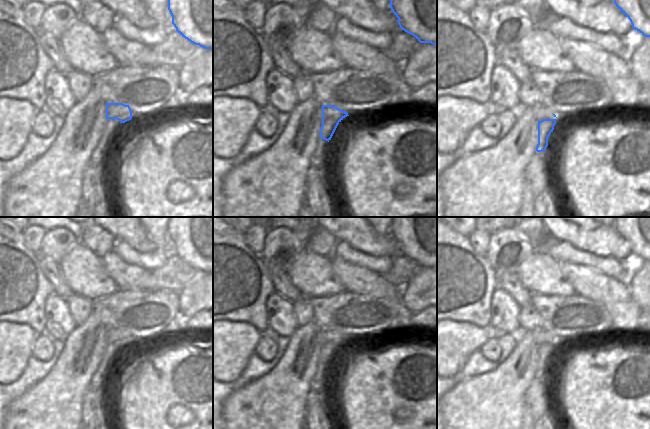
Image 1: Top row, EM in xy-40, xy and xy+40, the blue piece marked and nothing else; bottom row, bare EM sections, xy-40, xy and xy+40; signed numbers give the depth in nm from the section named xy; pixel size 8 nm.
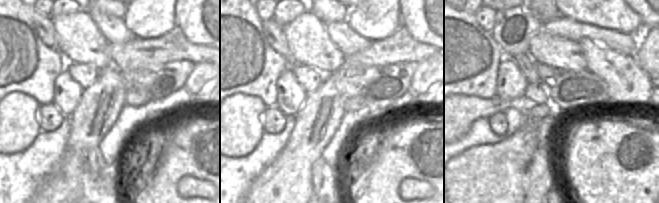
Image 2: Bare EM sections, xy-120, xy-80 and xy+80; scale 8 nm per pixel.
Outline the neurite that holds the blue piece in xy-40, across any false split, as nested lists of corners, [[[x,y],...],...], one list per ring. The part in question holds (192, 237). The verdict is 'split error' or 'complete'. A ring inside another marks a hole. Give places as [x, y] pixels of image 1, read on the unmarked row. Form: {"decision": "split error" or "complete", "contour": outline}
{"decision": "complete", "contour": [[[170,217],[168,234],[182,261],[202,272],[213,273],[213,217]]]}

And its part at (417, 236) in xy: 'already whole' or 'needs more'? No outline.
already whole

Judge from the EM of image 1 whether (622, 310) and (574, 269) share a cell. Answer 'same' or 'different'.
same

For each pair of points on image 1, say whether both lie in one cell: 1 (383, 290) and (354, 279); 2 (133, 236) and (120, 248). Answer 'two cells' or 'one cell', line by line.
1: one cell
2: two cells

